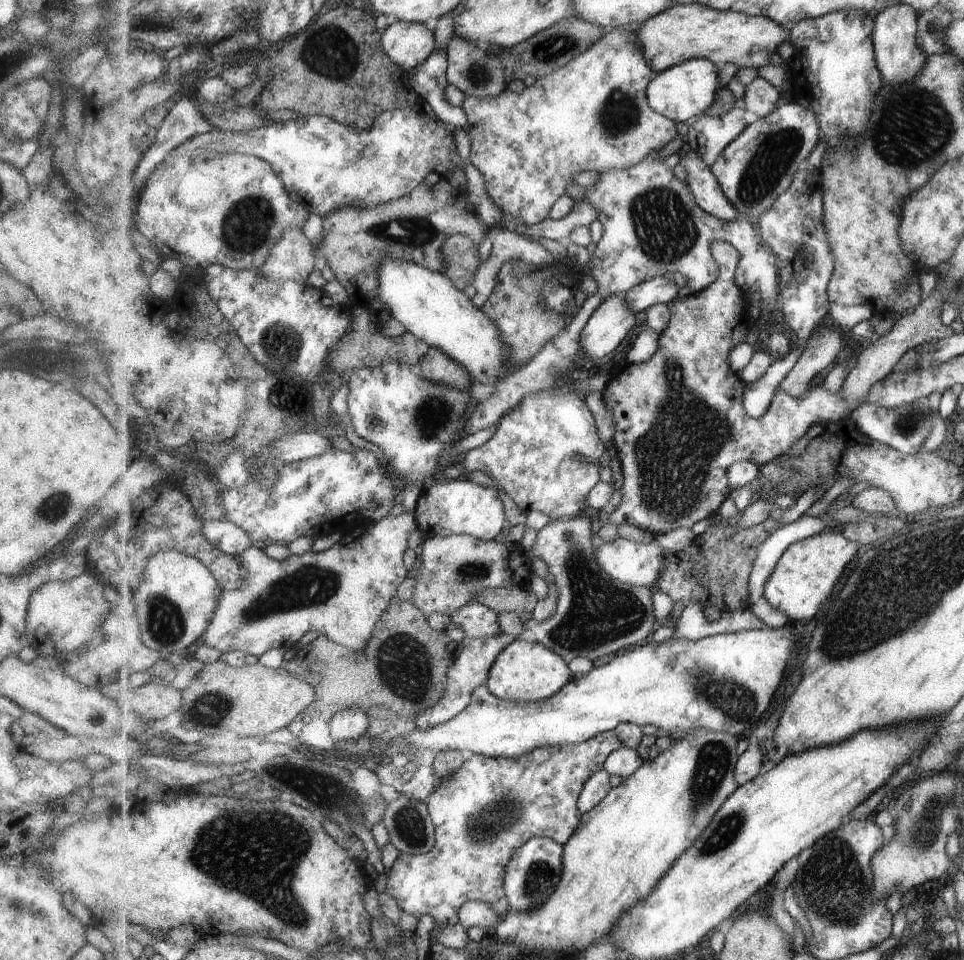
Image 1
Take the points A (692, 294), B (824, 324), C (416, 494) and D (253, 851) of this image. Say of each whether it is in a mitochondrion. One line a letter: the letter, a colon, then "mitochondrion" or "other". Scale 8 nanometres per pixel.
A: other
B: other
C: other
D: mitochondrion

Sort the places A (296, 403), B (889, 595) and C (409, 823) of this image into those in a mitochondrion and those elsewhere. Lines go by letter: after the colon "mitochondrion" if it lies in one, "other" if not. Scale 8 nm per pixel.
A: mitochondrion
B: mitochondrion
C: mitochondrion

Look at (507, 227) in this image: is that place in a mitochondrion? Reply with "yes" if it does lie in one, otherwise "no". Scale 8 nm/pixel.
no

